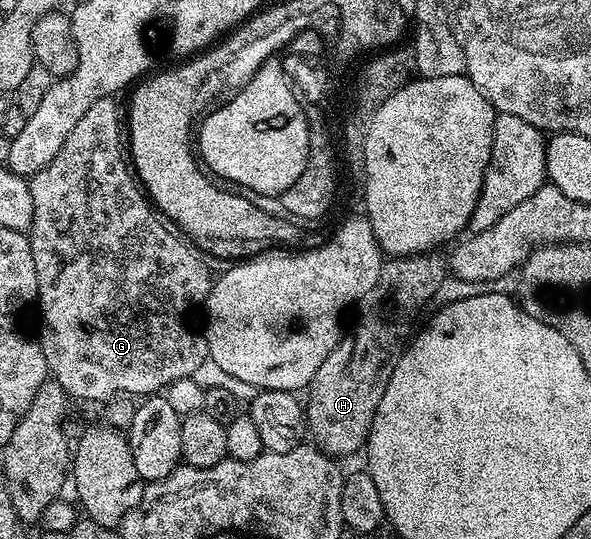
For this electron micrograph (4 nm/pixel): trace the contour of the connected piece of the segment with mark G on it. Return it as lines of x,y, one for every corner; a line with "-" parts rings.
115,97
103,98
102,100
94,100
94,104
87,112
82,115
82,120
78,120
78,124
74,124
74,128
70,128
70,136
66,136
66,142
62,144
62,148
58,148
58,154
54,156
54,160
50,160
50,164
46,164
46,168
42,168
37,174
31,175
28,187
30,188
30,200
34,200
34,220
32,221
31,230
27,231
28,243
30,244
30,252
34,256
34,272
38,276
38,307
40,306
40,335
38,341
42,348
42,356
46,356
46,364
48,365
48,373
53,381
59,383
61,388
68,394
69,399
76,400
81,398
84,402
104,402
115,399
117,396
132,396
128,394
140,394
139,396
152,396
157,392
163,391
174,380
182,380
183,378
192,377
192,373
202,365
202,360
206,360
208,356
208,339
203,333
196,331
196,309
203,307
208,300
208,293
212,291
212,283
214,274
208,269
203,257
195,249
191,250
185,239
157,211
154,209
149,197
144,193
133,167
130,165
129,159
126,157
126,142
122,137
122,110
116,107
117,99

